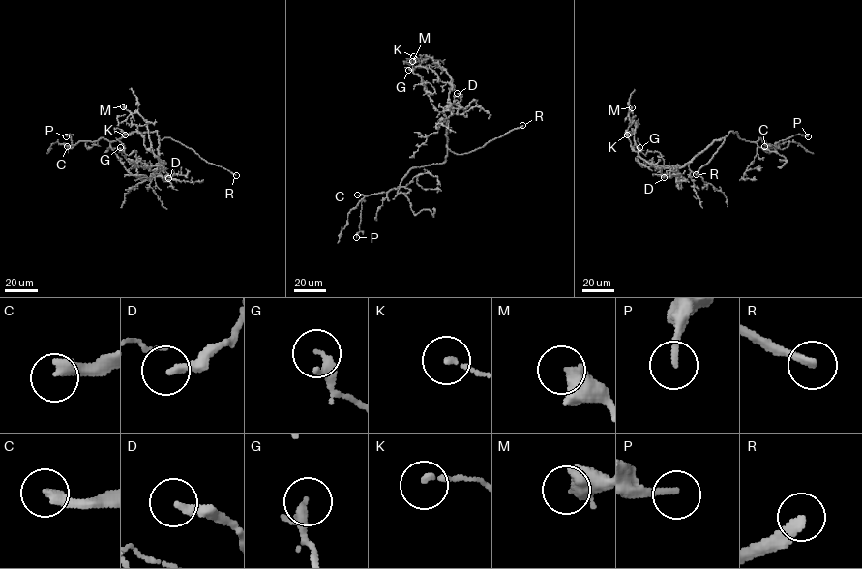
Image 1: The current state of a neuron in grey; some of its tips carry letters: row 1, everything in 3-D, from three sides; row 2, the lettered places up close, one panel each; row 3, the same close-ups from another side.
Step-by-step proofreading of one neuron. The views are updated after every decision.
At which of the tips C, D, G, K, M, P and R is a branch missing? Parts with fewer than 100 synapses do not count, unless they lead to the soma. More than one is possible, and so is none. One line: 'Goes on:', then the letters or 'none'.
Goes on: C, R

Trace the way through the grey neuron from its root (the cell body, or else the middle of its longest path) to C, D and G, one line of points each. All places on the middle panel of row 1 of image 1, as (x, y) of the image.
C: (447, 143), (447, 156), (442, 163), (413, 167), (397, 188), (386, 192), (357, 194)
D: (447, 143), (447, 119), (452, 113), (451, 104), (460, 101), (460, 96), (457, 93)
G: (447, 143), (446, 117), (426, 93), (422, 77), (408, 70)

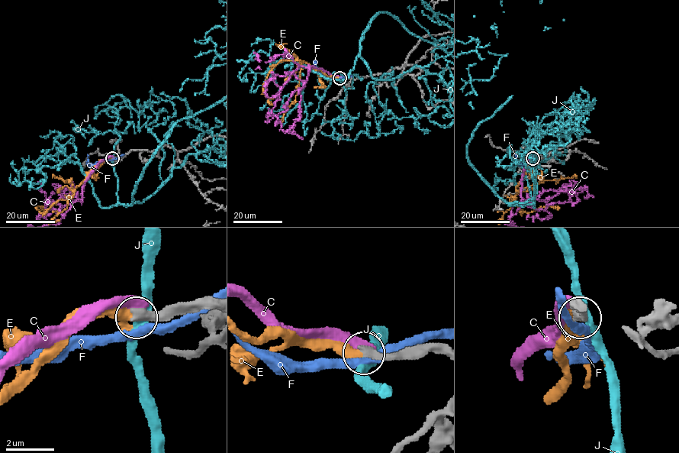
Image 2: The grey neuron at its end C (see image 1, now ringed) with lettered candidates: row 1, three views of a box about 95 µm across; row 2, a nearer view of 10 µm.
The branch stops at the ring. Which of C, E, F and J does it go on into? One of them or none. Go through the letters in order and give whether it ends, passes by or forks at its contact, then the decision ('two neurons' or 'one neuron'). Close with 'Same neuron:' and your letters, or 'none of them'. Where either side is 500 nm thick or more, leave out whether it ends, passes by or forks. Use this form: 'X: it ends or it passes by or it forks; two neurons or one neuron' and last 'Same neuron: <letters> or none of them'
C: it ends; two neurons
E: it passes by; one neuron
F: it passes by; two neurons
J: it passes by; two neurons
Same neuron: E

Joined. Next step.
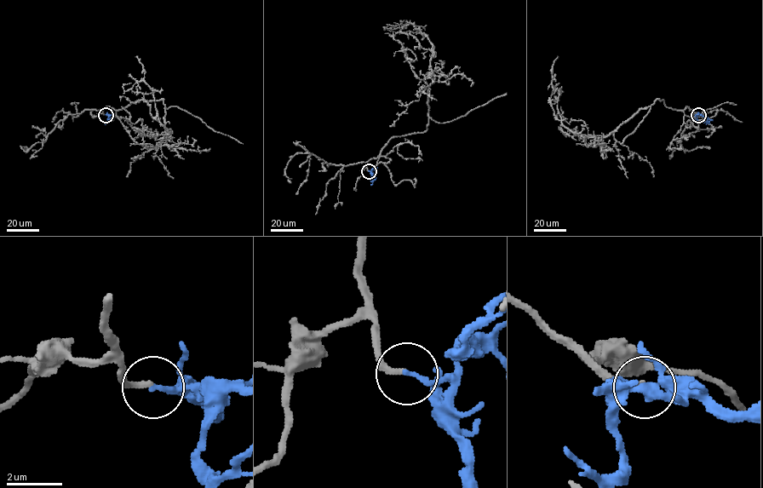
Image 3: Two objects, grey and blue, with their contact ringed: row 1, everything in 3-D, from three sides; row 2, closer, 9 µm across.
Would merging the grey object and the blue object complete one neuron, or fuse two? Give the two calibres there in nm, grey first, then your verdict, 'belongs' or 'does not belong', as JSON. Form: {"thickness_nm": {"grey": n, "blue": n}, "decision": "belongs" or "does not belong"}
{"thickness_nm": {"grey": 240, "blue": 180}, "decision": "does not belong"}

